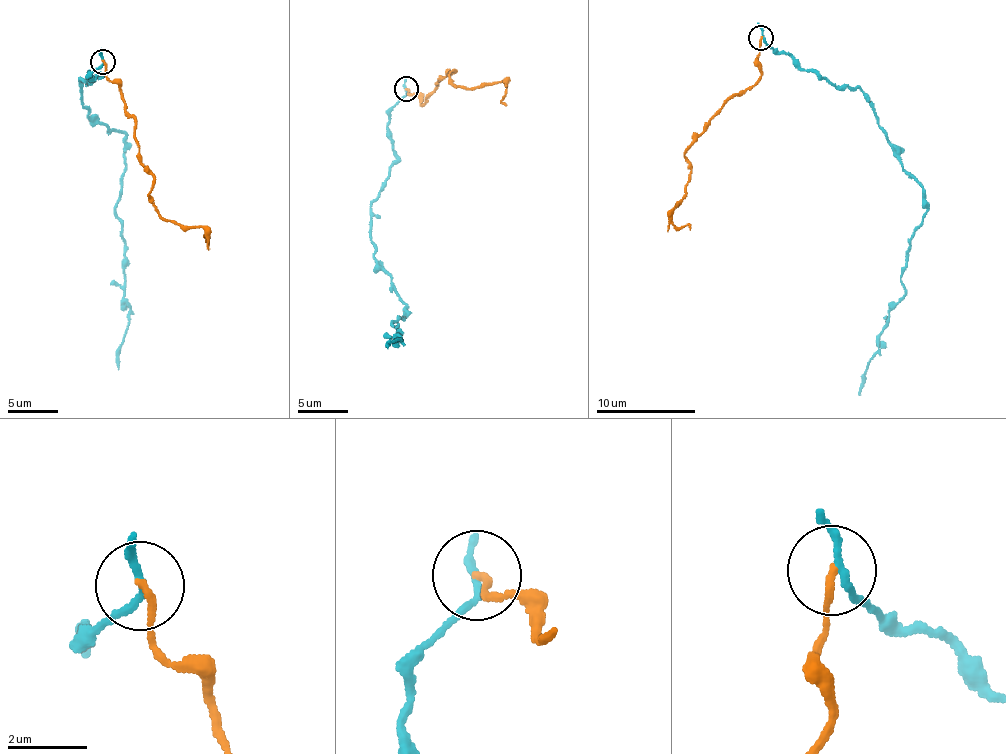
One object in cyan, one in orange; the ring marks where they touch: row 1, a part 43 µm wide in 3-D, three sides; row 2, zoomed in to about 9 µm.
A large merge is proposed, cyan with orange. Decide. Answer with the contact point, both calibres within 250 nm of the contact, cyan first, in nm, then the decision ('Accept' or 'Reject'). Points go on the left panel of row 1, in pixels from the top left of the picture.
Place: (103, 61). Thickness 170 nm (cyan) against 180 nm. Reject

